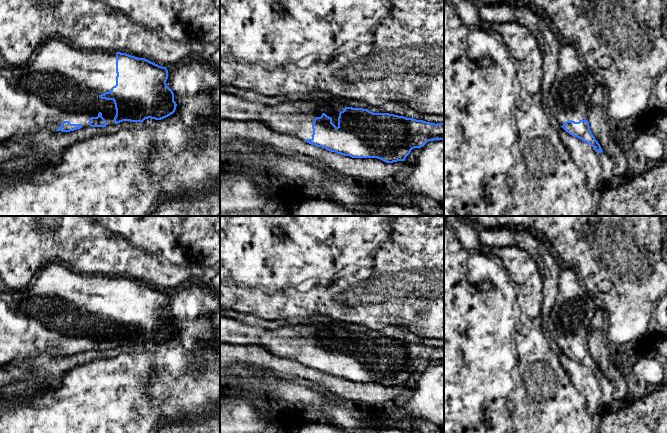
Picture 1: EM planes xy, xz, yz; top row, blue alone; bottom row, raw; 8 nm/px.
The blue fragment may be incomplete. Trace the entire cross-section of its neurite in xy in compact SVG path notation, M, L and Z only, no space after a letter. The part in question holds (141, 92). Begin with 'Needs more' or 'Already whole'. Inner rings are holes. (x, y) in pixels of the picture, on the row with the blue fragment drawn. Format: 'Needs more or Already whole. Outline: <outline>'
Needs more. Outline: M51 38L41 44L34 56L26 64L12 67L0 63L0 142L5 142L14 135L28 135L33 131L37 132L43 129L70 132L87 127L106 127L123 121L143 122L148 118L155 120L164 119L173 114L177 106L174 101L174 93L166 84L167 79L168 70L166 67L159 66L145 58L138 58L121 52L88 52L72 47L63 39Z

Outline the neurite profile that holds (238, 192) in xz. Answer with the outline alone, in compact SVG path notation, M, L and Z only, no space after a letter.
M220 167L220 212L258 209L271 198L265 182Z

